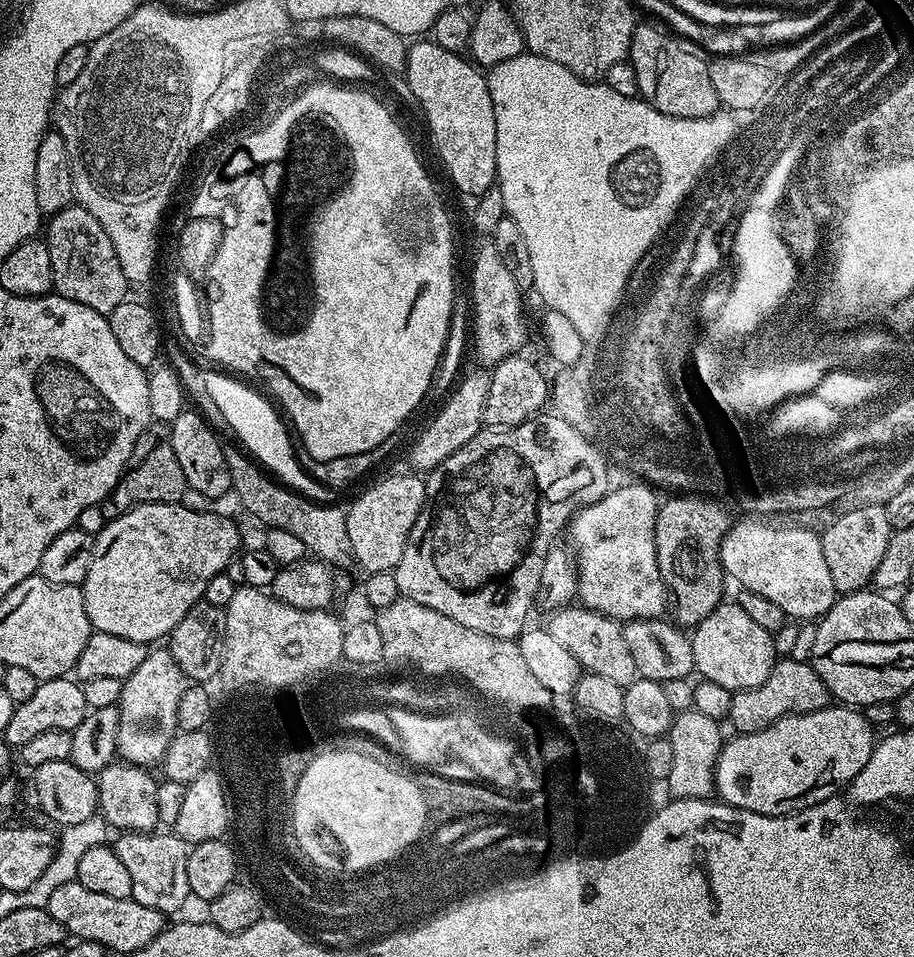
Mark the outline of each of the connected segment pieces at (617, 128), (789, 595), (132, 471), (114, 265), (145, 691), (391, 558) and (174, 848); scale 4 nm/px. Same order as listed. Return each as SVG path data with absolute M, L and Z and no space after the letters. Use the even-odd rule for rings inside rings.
M525 54L518 58L510 58L501 64L495 64L487 73L490 102L494 102L494 122L496 123L496 184L502 194L502 202L507 216L522 230L522 238L526 238L526 247L530 249L530 266L534 266L534 282L532 288L540 288L540 296L544 299L545 309L553 308L565 316L578 331L597 332L604 318L616 305L616 295L621 296L622 286L631 278L632 272L626 272L626 266L638 266L636 256L648 248L648 240L656 236L663 225L666 214L670 214L680 196L688 193L688 183L701 172L706 158L714 154L714 149L726 138L726 122L724 116L714 113L706 118L674 118L654 110L643 98L623 96L610 90L603 82L585 82L566 66L558 66L558 62L550 62L545 56Z
M744 518L746 520L733 523L724 540L720 543L720 561L725 573L740 583L739 587L746 592L762 594L762 598L775 602L785 617L796 622L816 622L827 614L830 606L838 598L834 578L830 578L830 570L826 567L826 557L822 555L822 542L817 533L795 526L795 528L775 528L760 518Z
M153 422L138 438L112 495L103 505L105 517L121 516L139 504L179 504L182 494L188 489L186 478L182 478L182 466L174 454L174 442L170 442L171 427L164 422Z
M73 206L54 214L47 221L46 243L50 250L50 270L54 270L52 287L55 295L82 302L90 310L109 316L114 306L121 304L129 295L130 285L126 274L122 274L122 262L114 254L114 242L102 230L102 222L90 214L90 210Z
M153 647L148 656L142 658L142 666L138 666L138 670L134 670L134 674L130 674L124 681L118 705L120 721L115 755L123 763L153 766L163 761L178 731L178 698L182 698L185 687L186 678L167 647Z
M419 475L414 476L388 476L377 484L372 484L352 505L347 505L345 518L346 531L352 547L351 559L365 568L365 573L391 572L402 562L402 550L406 550L406 542L410 538L410 530L414 530L414 522L418 522L420 511L428 499L424 489L425 481L419 480Z
M168 830L126 832L117 837L114 847L118 859L125 864L126 871L130 873L131 899L137 900L142 906L150 906L150 910L158 910L165 914L178 911L190 900L190 882L186 878L189 845L184 843L182 837Z

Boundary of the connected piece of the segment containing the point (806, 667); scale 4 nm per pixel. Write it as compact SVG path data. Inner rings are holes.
M780 658L770 670L770 678L766 678L762 686L732 693L728 716L739 733L757 732L770 726L778 718L786 718L794 714L810 714L814 710L829 707L829 704L829 690L822 682L822 678L818 678L818 674L812 669L808 660Z

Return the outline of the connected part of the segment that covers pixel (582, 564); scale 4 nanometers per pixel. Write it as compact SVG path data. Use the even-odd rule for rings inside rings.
M644 482L613 487L593 504L586 504L570 521L574 559L578 569L578 600L592 612L600 612L611 620L655 620L666 612L664 579L658 570L658 554L654 546L654 526L658 499Z

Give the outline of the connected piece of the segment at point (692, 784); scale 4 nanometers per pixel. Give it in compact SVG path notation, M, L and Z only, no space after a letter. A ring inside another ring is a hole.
M695 710L679 713L673 719L667 738L674 753L674 766L666 781L671 795L681 800L709 799L716 791L716 763L720 749L726 743L719 733L717 721Z

